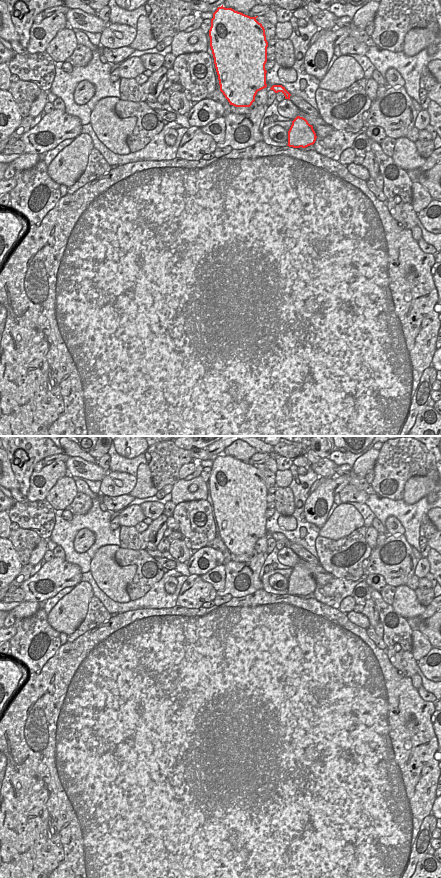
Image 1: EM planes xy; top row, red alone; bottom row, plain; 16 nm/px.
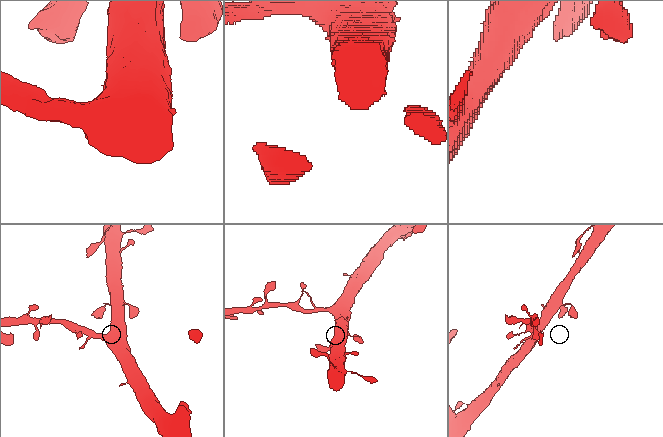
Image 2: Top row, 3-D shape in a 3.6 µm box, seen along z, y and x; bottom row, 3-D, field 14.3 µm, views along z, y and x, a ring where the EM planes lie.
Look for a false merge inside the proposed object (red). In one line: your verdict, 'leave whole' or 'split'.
leave whole

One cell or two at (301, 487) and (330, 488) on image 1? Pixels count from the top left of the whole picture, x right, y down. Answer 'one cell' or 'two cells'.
two cells

